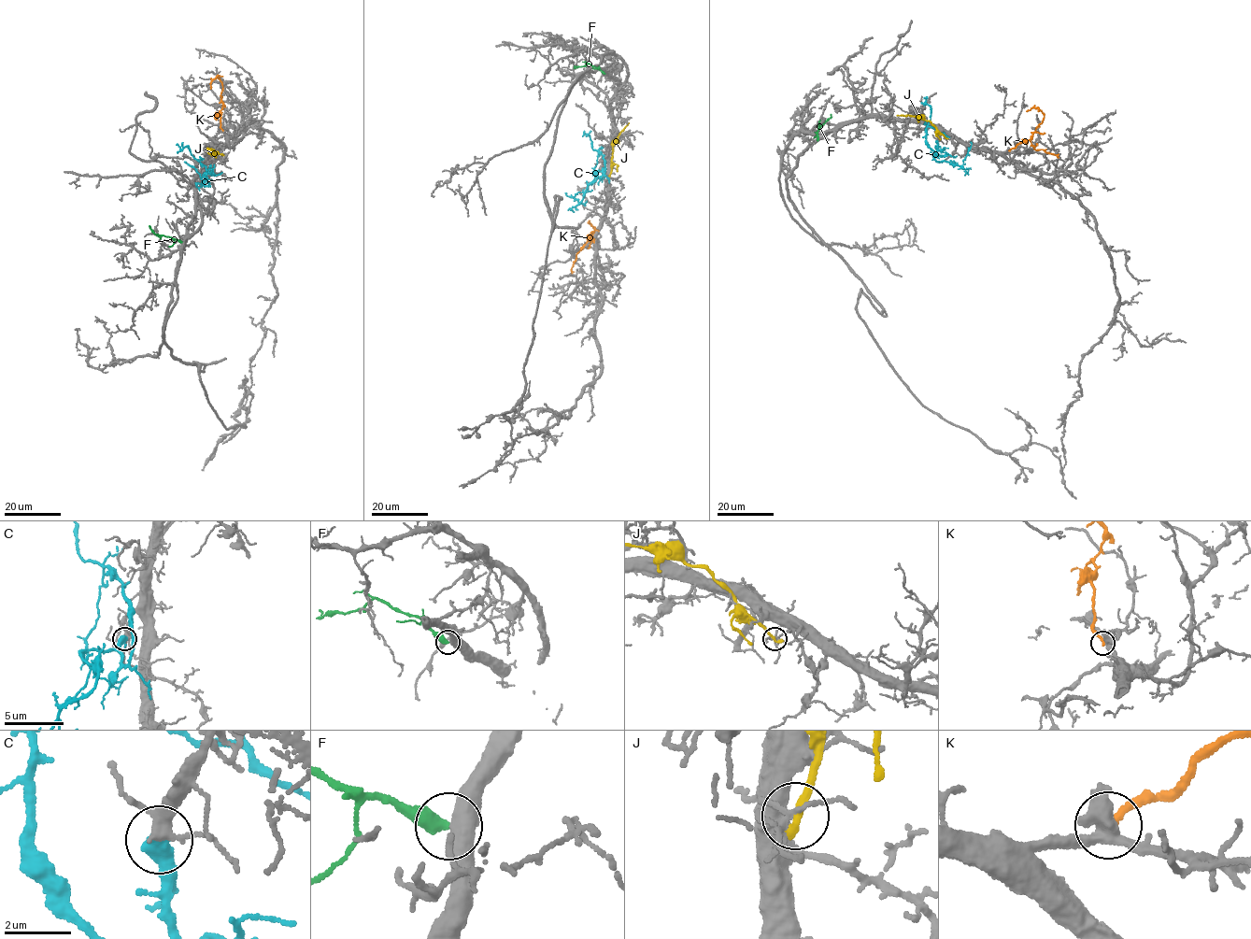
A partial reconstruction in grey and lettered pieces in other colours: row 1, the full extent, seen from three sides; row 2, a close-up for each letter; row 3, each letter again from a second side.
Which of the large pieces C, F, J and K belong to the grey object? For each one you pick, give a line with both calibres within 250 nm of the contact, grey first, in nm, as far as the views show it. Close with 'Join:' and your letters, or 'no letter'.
C: 260/500 nm
Join: C

